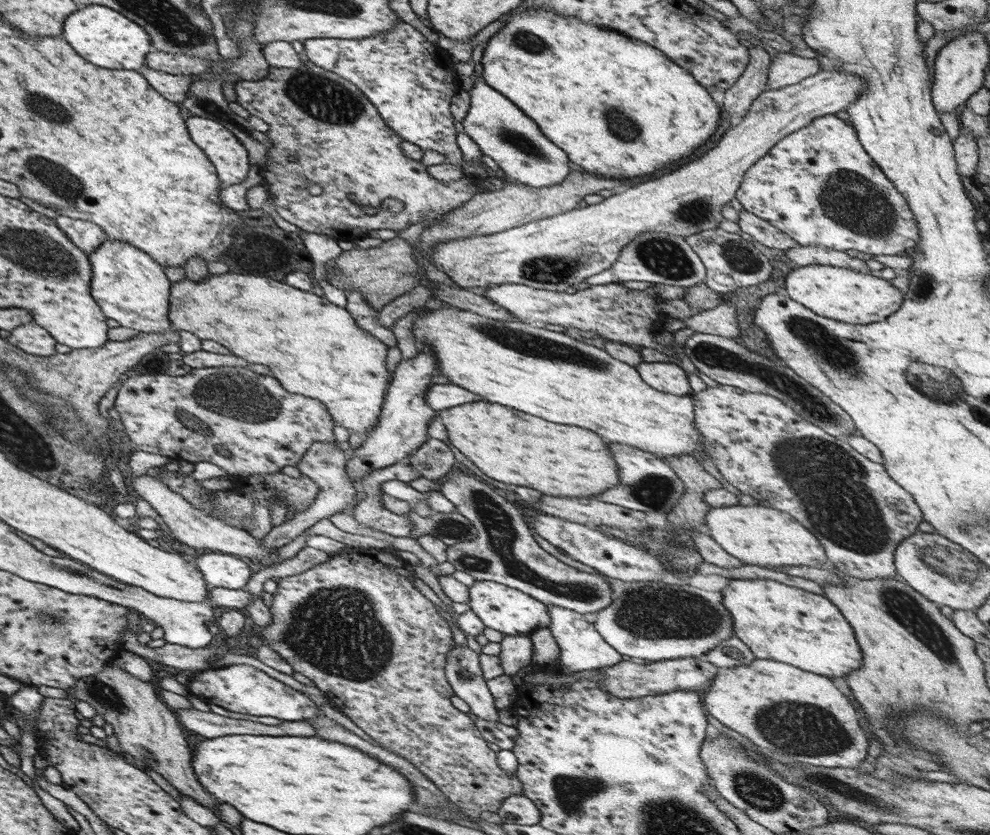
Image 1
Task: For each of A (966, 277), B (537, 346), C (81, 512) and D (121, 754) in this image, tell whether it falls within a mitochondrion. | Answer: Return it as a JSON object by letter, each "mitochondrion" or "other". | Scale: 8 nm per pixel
{"A":"other","B":"mitochondrion","C":"other","D":"other"}

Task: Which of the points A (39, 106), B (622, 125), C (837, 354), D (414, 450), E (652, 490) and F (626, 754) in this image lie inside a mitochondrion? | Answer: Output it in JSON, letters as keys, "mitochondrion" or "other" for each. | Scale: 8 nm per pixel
{"A":"mitochondrion","B":"mitochondrion","C":"mitochondrion","D":"other","E":"mitochondrion","F":"other"}

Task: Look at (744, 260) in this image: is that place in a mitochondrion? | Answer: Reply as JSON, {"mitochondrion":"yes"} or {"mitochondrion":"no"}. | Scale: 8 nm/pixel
{"mitochondrion":"yes"}

